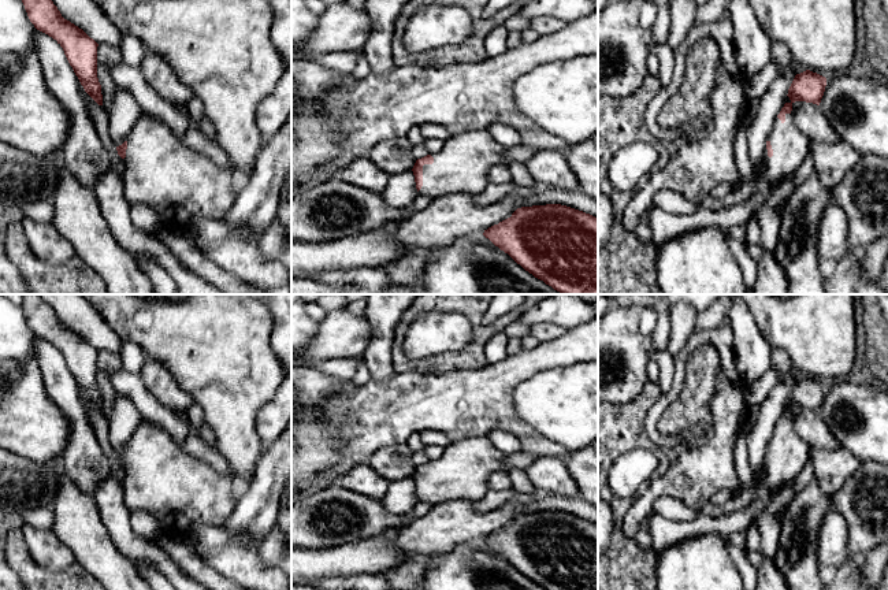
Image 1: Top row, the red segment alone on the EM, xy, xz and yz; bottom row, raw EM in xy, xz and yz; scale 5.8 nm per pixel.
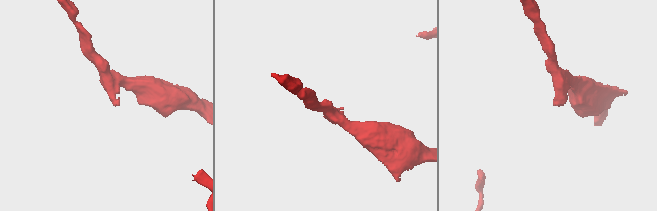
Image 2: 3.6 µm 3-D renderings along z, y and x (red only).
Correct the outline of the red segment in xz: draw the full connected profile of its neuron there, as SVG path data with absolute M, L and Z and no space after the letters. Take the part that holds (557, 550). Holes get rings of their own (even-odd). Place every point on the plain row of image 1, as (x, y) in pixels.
M561 511L521 513L483 542L545 590L598 590L598 526L590 520Z

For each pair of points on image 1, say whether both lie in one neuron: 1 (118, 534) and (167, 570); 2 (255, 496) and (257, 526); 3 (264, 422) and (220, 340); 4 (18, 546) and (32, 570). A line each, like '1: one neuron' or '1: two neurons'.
1: one neuron
2: one neuron
3: two neurons
4: one neuron

